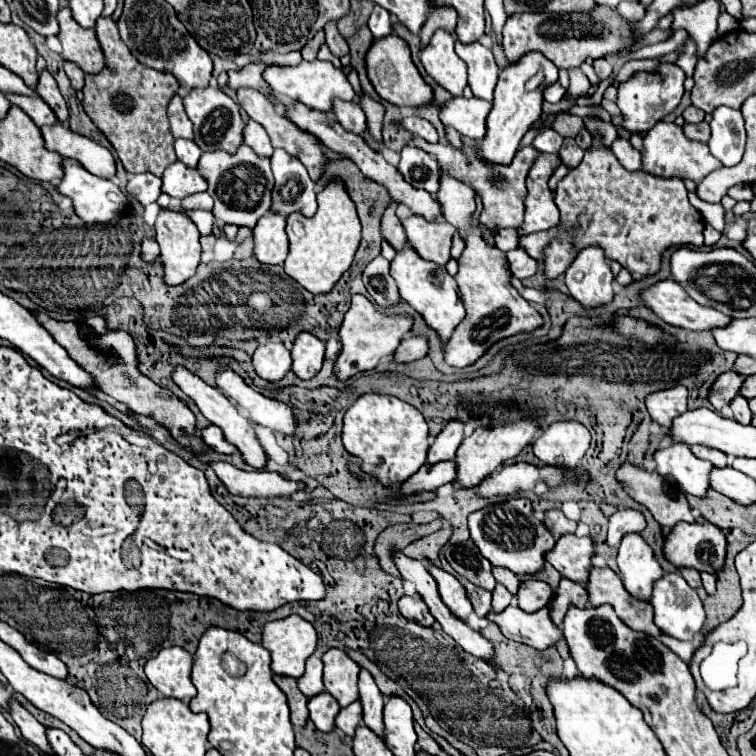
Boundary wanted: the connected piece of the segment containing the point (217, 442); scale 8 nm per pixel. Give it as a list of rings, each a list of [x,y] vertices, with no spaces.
[[[210,425],[210,427],[206,427],[206,429],[200,431],[200,433],[202,433],[202,439],[206,441],[206,445],[208,445],[210,449],[218,451],[218,453],[228,453],[228,455],[232,455],[232,453],[238,451],[232,443],[226,441],[226,437],[224,437],[224,433],[222,433],[222,429],[220,429],[218,425]]]

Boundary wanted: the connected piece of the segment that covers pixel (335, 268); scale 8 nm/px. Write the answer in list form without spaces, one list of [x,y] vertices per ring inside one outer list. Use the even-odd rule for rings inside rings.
[[[330,179],[318,193],[318,211],[310,219],[298,211],[290,213],[286,233],[290,241],[290,253],[284,263],[286,273],[310,293],[330,291],[342,273],[352,265],[362,239],[362,225],[346,183],[342,179]]]

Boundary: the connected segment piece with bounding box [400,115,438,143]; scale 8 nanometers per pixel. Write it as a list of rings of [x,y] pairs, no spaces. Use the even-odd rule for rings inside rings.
[[[418,115],[402,117],[400,125],[402,125],[404,129],[408,129],[410,133],[414,133],[414,135],[418,135],[418,137],[422,137],[422,139],[430,141],[430,143],[436,143],[436,141],[438,141],[438,133],[436,133],[434,125],[432,125],[430,121],[426,121],[426,119],[418,117]]]

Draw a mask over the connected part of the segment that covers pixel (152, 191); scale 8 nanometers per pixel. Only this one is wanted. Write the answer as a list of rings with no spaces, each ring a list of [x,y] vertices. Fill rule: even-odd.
[[[152,173],[130,175],[130,181],[128,181],[126,189],[142,205],[148,205],[148,203],[154,203],[160,197],[160,193],[162,193],[162,181],[158,177],[154,177]]]

